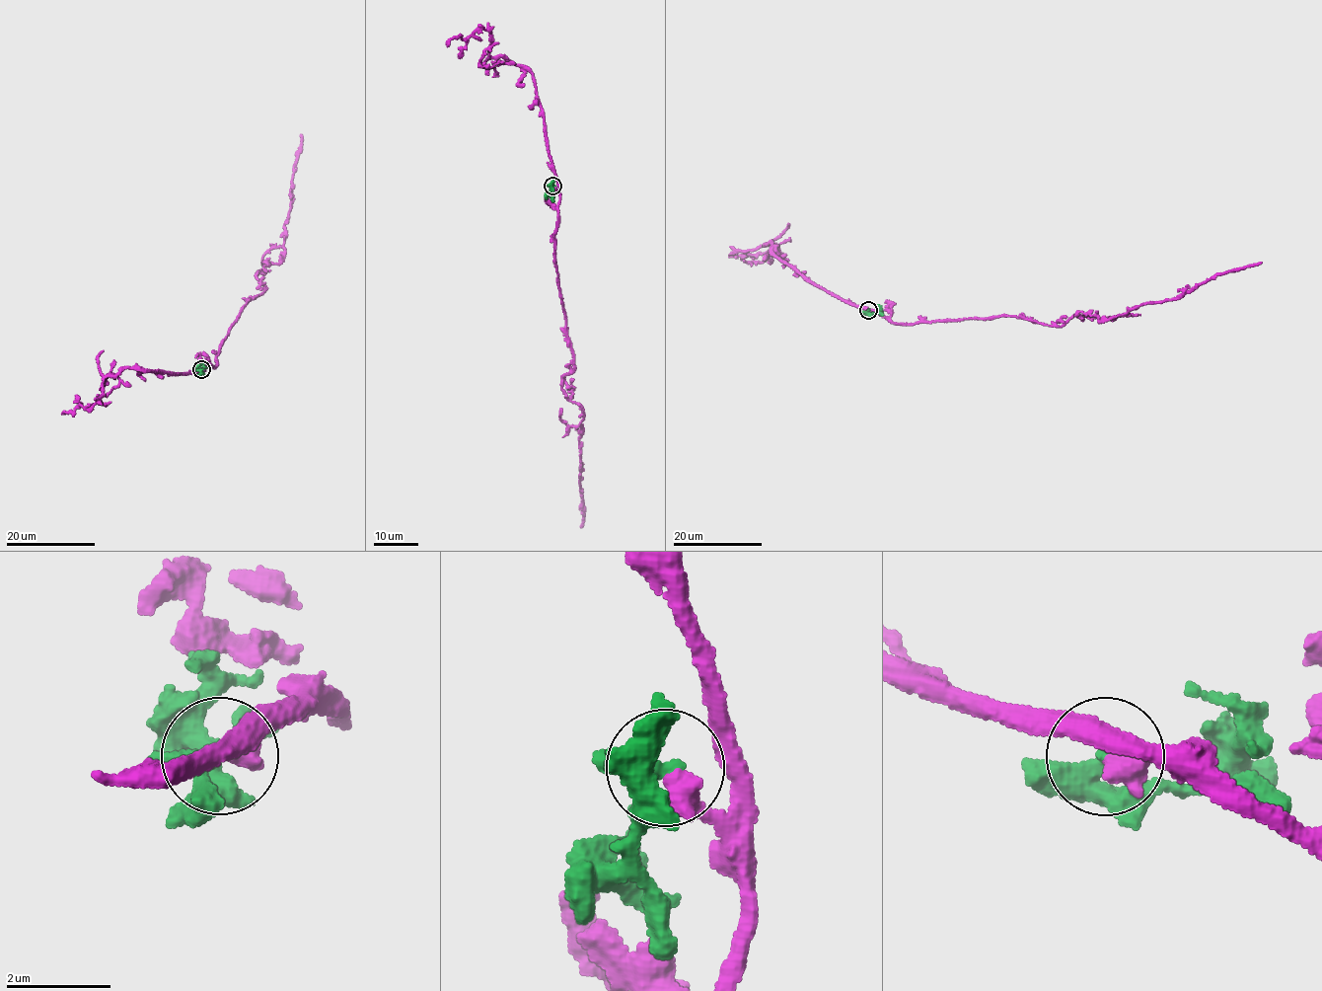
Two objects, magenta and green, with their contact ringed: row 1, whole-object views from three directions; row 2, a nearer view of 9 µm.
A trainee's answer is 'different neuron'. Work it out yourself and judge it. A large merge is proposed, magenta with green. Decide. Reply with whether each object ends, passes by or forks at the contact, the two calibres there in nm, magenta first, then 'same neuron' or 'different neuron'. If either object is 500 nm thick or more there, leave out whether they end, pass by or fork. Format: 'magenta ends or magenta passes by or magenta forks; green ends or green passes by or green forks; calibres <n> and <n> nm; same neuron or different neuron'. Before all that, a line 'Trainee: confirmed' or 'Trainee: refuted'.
Trainee: confirmed
magenta ends; green passes by; calibres 480 and 320 nm; different neuron

